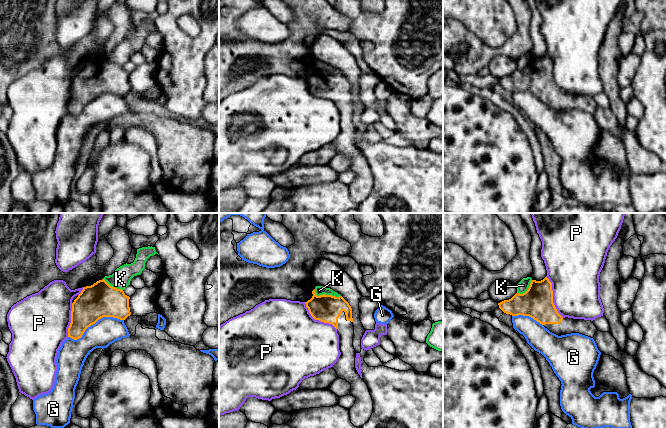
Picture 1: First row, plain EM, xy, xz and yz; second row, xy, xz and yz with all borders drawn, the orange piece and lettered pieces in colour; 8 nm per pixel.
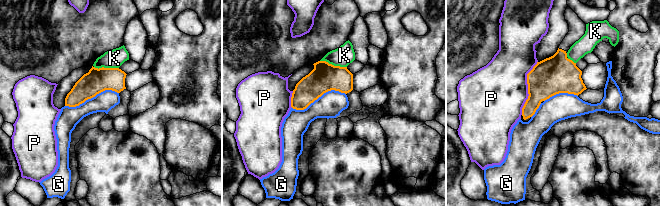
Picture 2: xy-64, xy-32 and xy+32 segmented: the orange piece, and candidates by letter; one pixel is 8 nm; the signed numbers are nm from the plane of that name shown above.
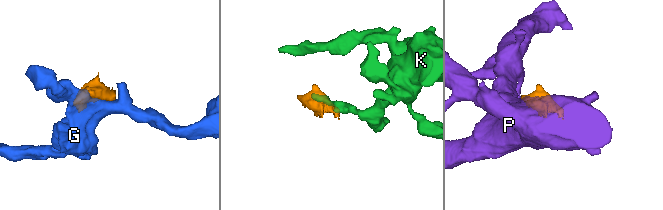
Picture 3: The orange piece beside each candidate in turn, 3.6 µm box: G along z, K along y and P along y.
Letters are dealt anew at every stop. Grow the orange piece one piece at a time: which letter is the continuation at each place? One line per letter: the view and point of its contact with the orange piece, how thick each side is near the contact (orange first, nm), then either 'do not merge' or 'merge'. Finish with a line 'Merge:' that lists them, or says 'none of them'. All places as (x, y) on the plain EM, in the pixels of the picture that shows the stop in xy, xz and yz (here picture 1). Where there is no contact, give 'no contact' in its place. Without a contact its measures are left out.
G: meets orange in xy at (94, 99); 280 nm thick on the orange side, 220 nm on the other; do not merge
K: meets orange in xz at (326, 71); 220 nm thick on the orange side, 80 nm on the other; do not merge
P: meets orange in yz at (552, 73); 260 nm thick on the orange side, 380 nm on the other; do not merge
Merge: none of them

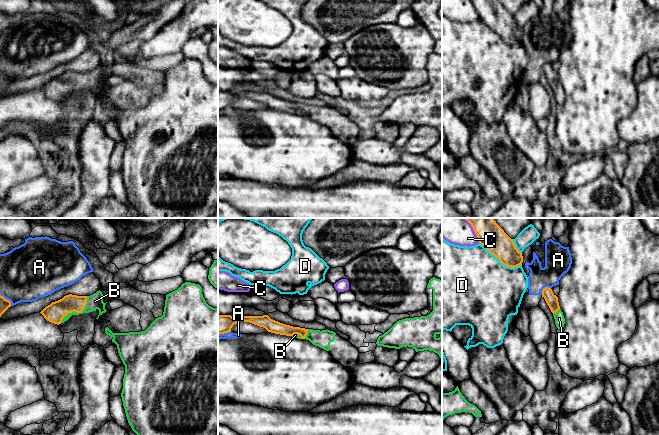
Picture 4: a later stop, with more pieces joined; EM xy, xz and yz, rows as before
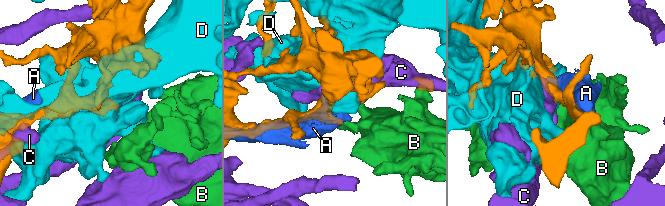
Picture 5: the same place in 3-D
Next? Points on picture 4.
A: meets orange in yz at (544, 64); 100 nm thick on the orange side, 220 nm on the other; do not merge
B: meets orange in xy at (77, 88); 160 nm thick on the orange side, 130 nm on the other; merge
C: meets orange in yz at (475, 9); 200 nm thick on the orange side, 180 nm on the other; do not merge
D: meets orange in yz at (500, 37); 200 nm thick on the orange side, 500 nm on the other; do not merge
Merge: B

